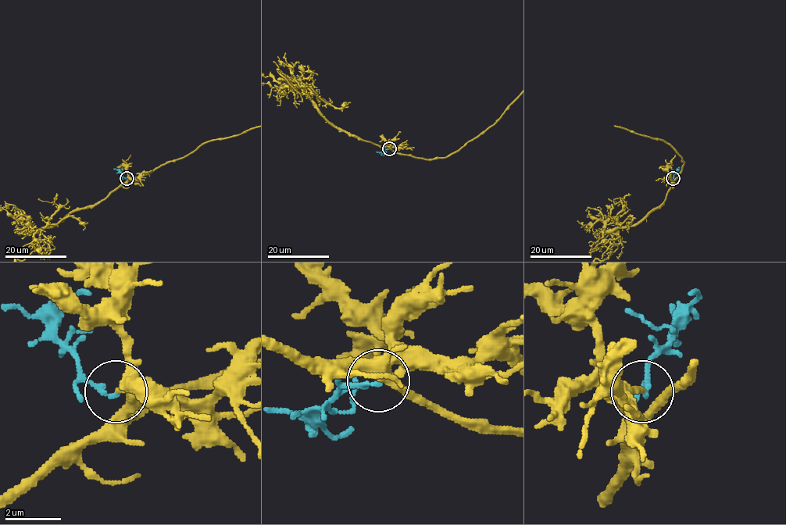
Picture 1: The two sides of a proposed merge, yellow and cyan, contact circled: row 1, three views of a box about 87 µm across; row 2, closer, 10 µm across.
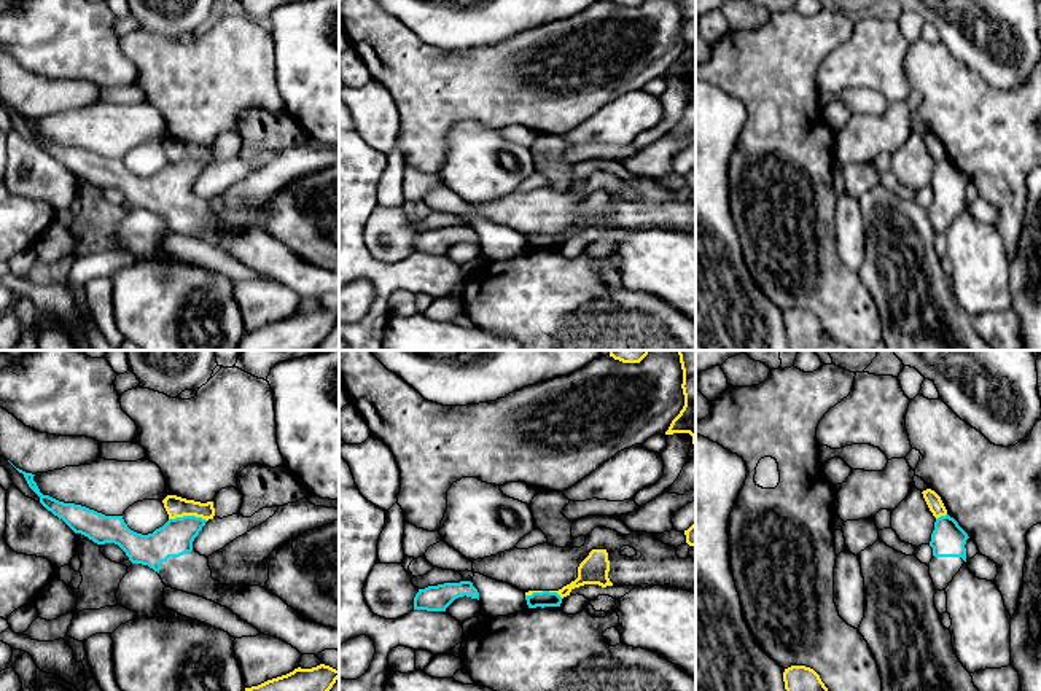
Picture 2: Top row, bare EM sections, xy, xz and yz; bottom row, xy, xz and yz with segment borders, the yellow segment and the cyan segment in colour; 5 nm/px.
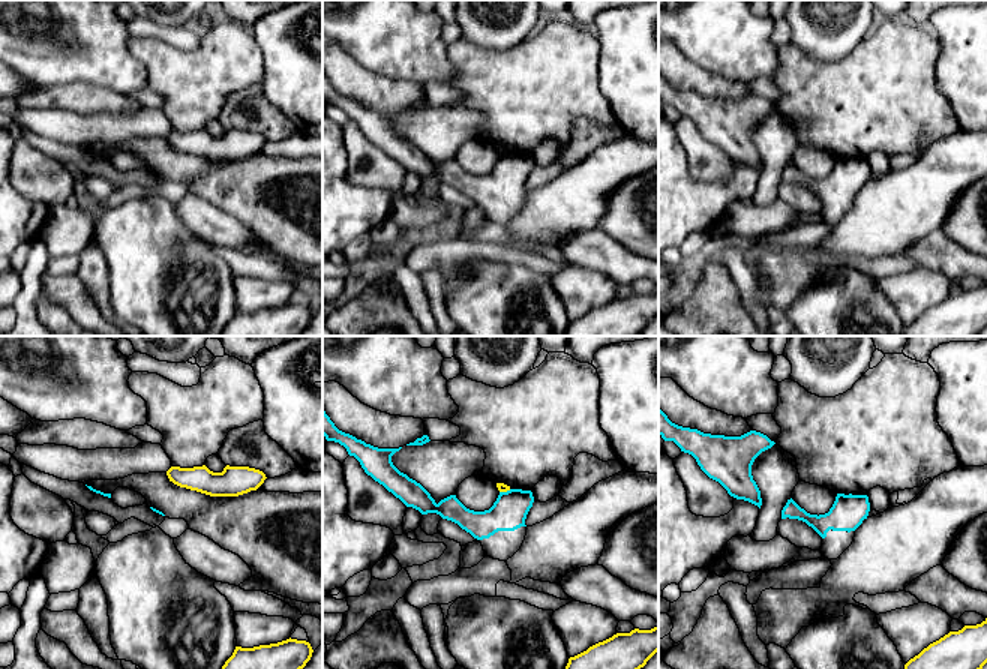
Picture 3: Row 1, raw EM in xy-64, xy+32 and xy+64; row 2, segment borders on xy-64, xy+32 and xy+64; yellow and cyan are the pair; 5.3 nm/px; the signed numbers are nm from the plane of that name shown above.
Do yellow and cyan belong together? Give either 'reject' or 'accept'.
reject

